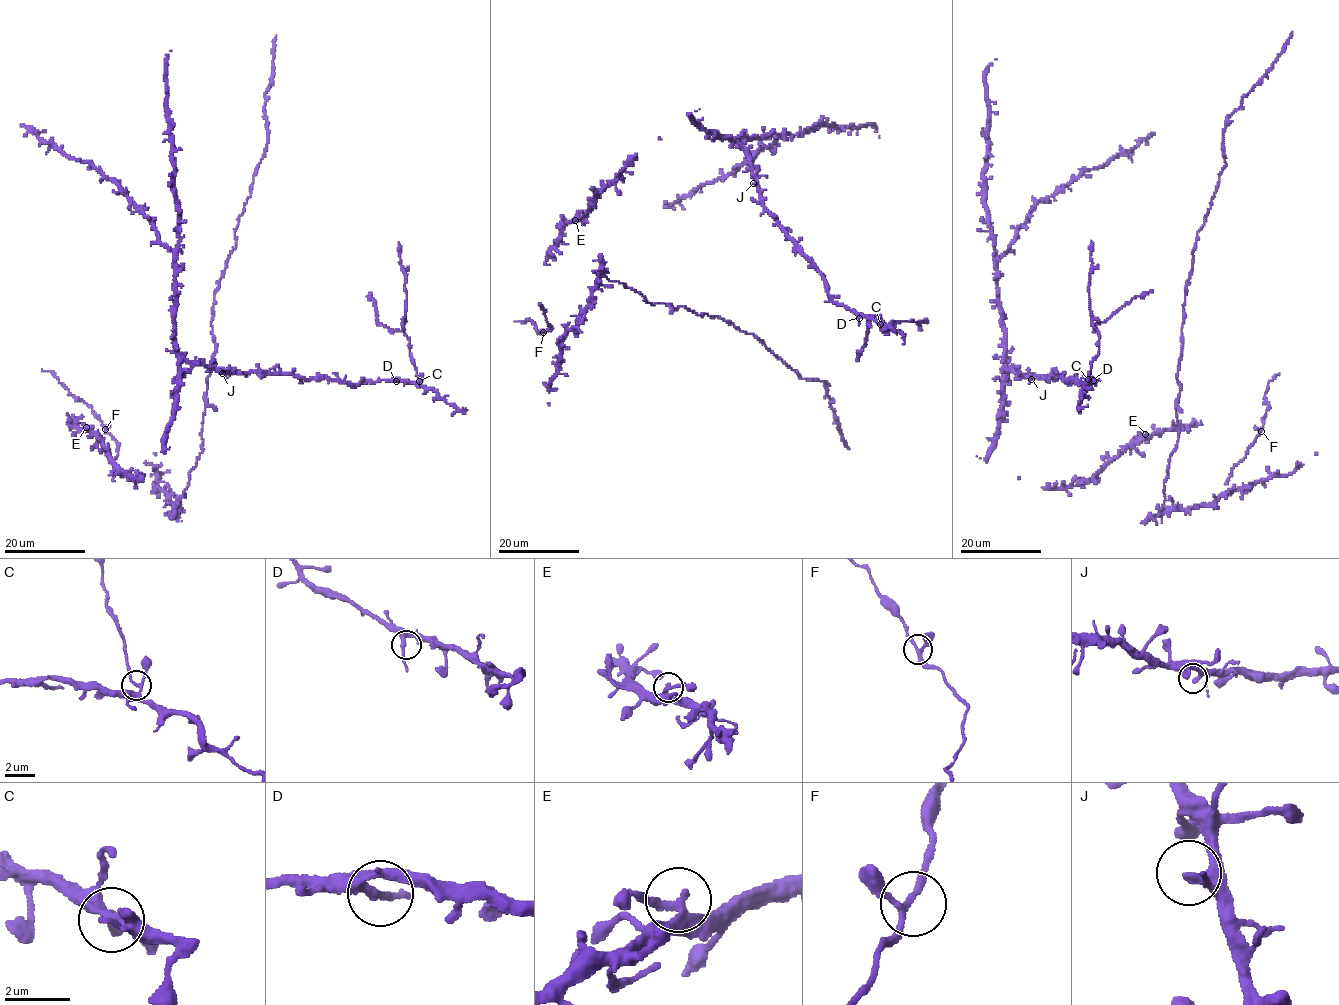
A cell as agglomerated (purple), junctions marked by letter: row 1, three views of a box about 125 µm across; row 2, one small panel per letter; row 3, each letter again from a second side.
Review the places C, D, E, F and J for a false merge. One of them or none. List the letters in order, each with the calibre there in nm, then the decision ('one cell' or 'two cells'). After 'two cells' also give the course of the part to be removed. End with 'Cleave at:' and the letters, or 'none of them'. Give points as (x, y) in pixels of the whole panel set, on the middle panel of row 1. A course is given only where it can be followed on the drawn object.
C: 160 nm | two cells | (880, 323), (883, 325), (881, 330), (888, 330), (892, 321), (929, 321)
D: 240 nm | one cell
E: 240 nm | one cell
F: 170 nm | one cell
J: 200 nm | one cell
Cleave at: C

